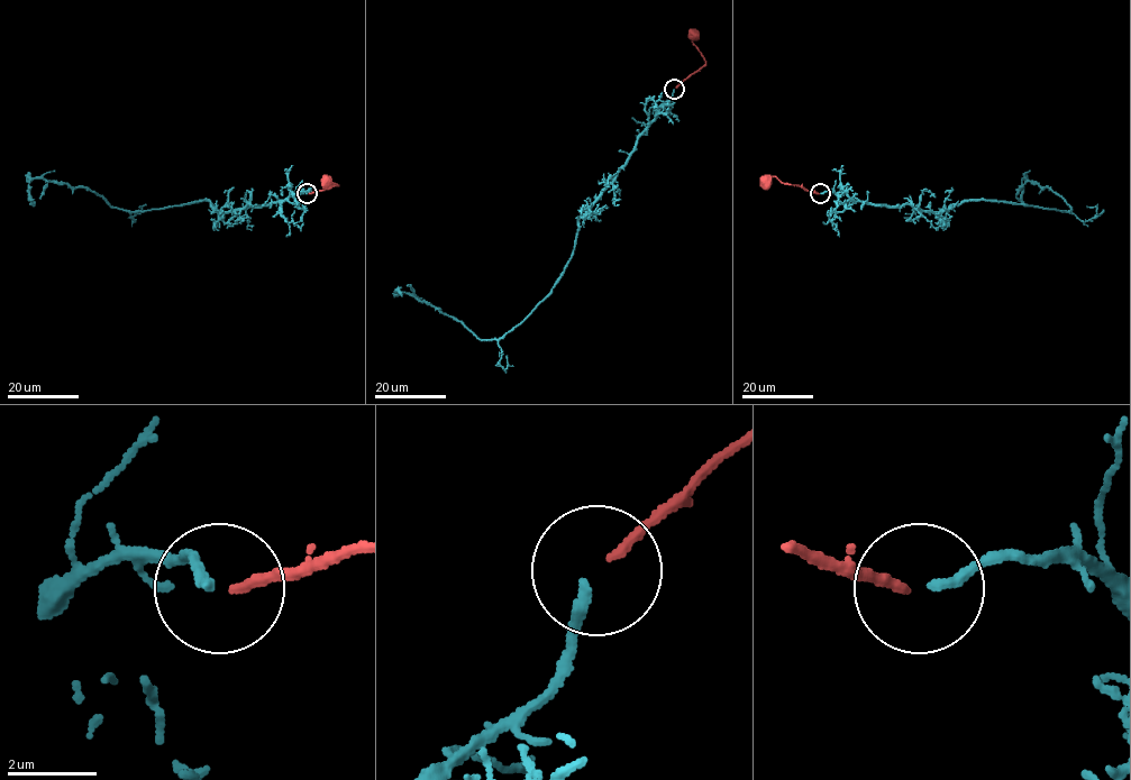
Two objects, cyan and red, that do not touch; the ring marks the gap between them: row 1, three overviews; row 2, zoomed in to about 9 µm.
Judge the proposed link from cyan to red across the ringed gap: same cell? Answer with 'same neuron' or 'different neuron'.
different neuron

